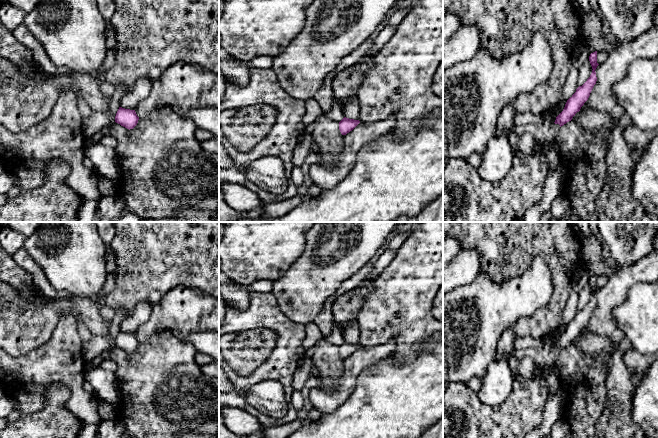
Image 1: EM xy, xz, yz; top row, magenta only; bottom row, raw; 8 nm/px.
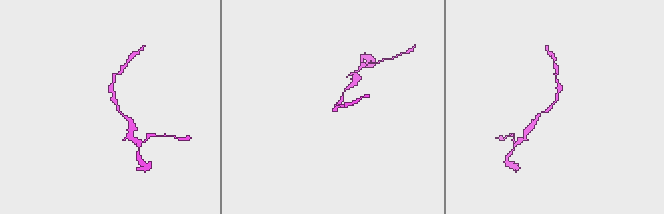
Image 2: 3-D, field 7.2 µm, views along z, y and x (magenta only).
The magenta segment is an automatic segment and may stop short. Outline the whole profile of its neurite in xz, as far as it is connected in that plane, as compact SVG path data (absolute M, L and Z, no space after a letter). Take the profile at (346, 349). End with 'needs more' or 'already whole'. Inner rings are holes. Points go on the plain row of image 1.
M344 341L339 346L339 354L342 359L346 359L350 355L352 355L359 347L360 347L359 344L354 344Z; already whole

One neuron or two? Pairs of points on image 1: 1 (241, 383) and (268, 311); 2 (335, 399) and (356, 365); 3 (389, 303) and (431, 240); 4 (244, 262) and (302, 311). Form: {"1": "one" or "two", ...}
{"1": "one", "2": "one", "3": "one", "4": "two"}

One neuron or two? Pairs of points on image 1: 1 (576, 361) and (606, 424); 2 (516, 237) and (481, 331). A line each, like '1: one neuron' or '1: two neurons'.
1: two neurons
2: two neurons

